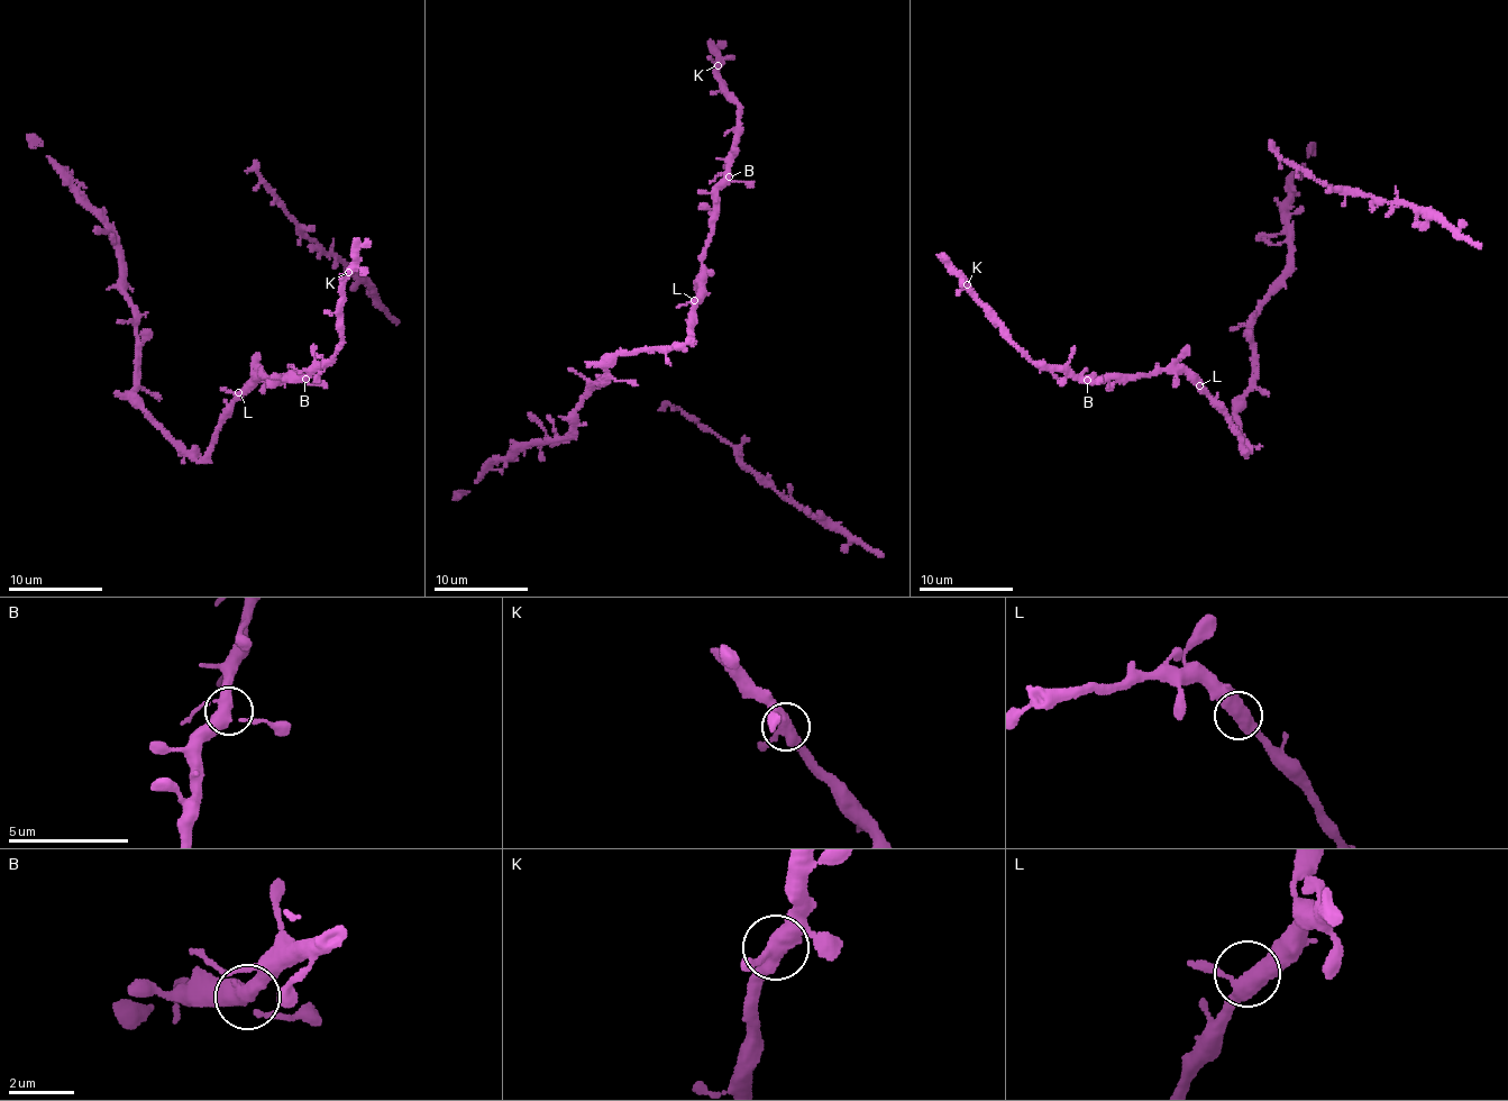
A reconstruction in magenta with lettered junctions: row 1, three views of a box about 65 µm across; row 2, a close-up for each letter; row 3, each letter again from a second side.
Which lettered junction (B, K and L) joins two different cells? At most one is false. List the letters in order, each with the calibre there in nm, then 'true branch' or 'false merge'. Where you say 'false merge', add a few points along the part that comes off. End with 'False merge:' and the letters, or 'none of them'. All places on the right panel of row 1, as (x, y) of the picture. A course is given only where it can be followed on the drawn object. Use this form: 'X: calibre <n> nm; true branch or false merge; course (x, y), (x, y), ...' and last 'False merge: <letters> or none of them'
B: calibre 420 nm; true branch
K: calibre 420 nm; true branch
L: calibre 400 nm; true branch
False merge: none of them

